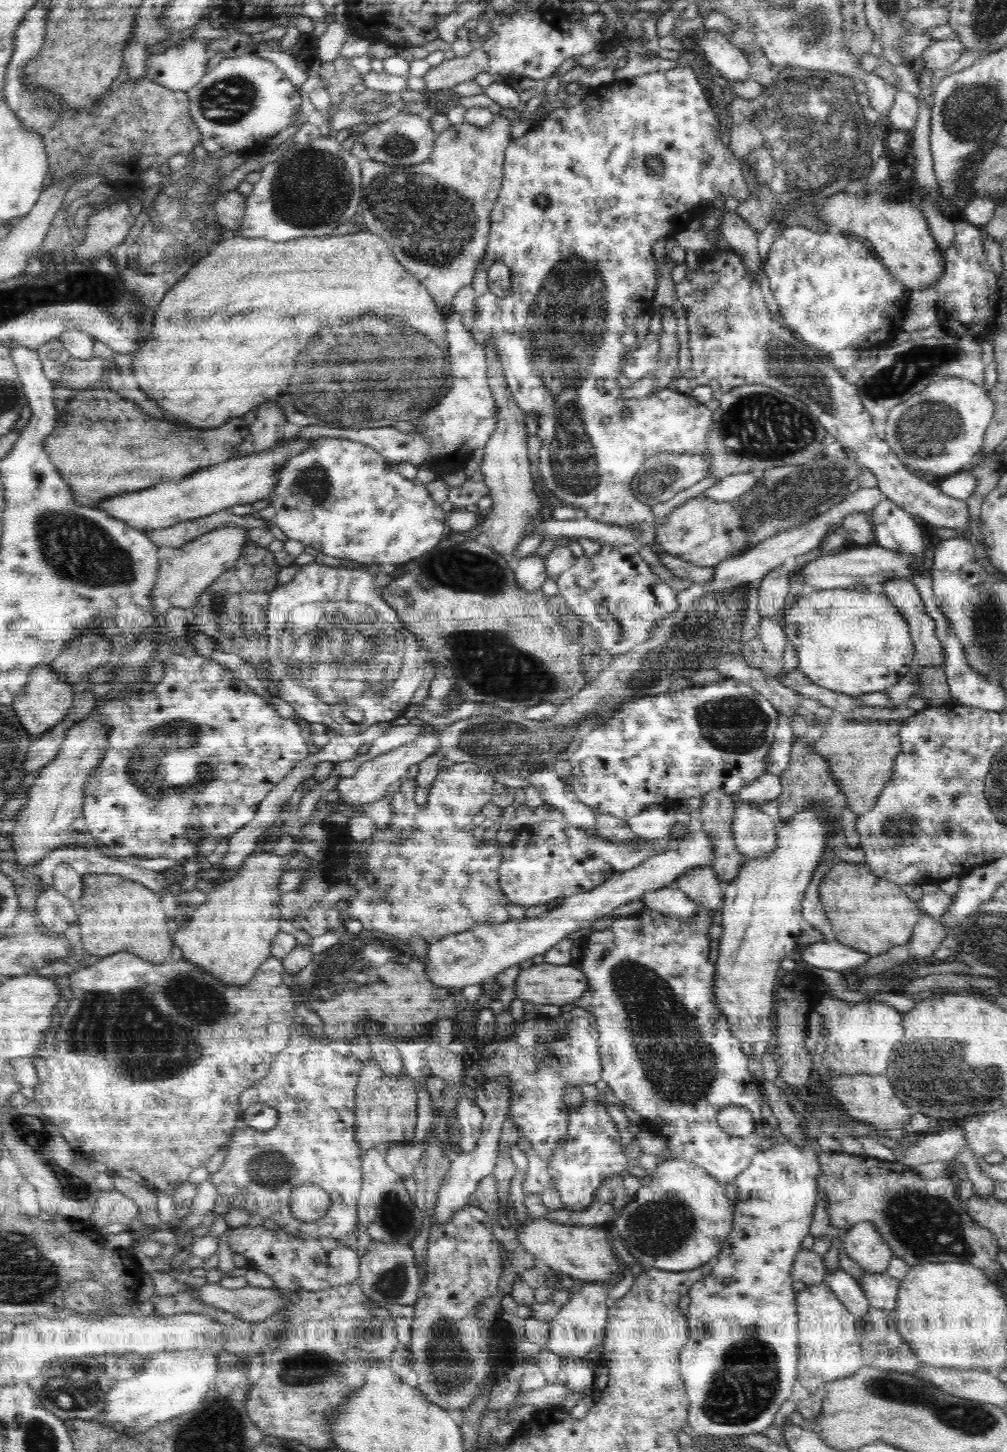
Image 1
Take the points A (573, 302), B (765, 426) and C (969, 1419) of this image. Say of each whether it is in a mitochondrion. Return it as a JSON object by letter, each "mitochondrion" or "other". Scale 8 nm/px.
{"A":"mitochondrion","B":"mitochondrion","C":"mitochondrion"}

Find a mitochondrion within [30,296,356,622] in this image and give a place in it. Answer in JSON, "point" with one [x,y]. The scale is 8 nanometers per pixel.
{"point":[76,548]}

